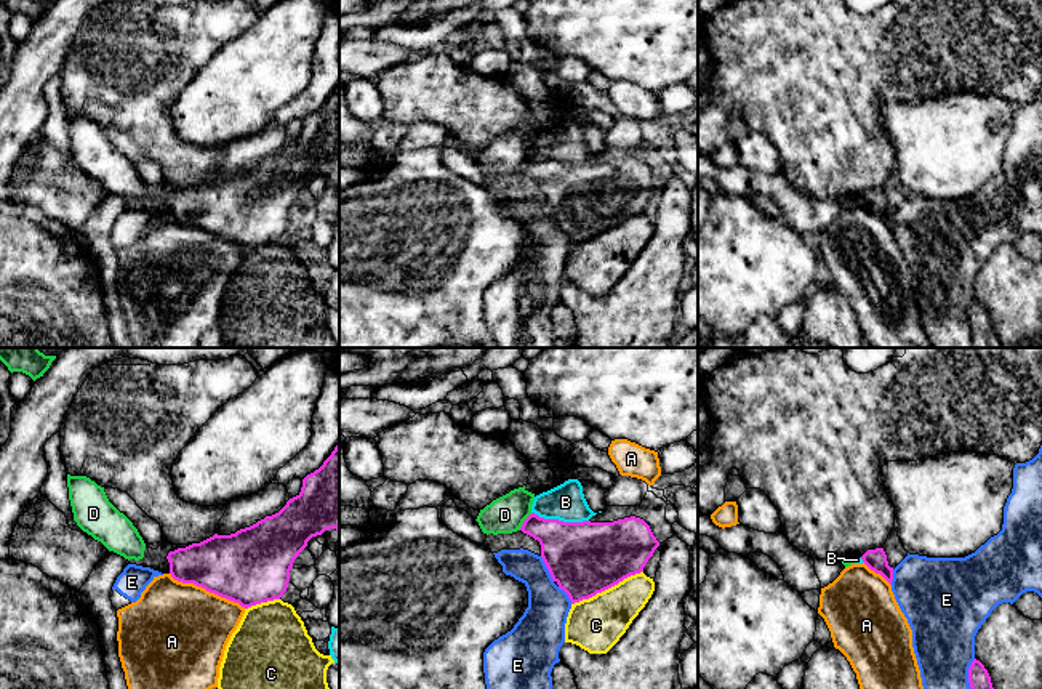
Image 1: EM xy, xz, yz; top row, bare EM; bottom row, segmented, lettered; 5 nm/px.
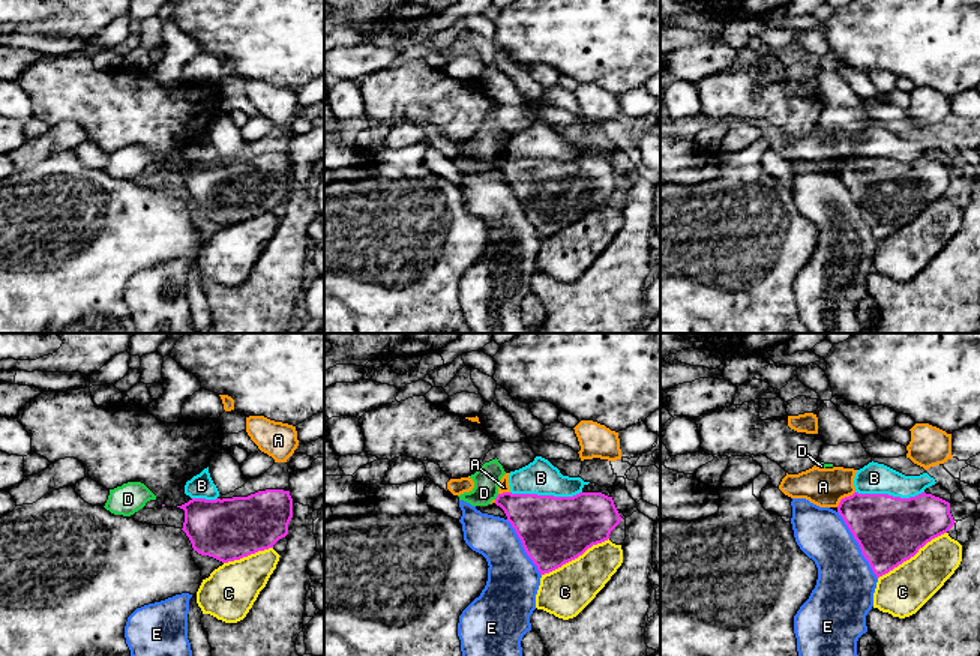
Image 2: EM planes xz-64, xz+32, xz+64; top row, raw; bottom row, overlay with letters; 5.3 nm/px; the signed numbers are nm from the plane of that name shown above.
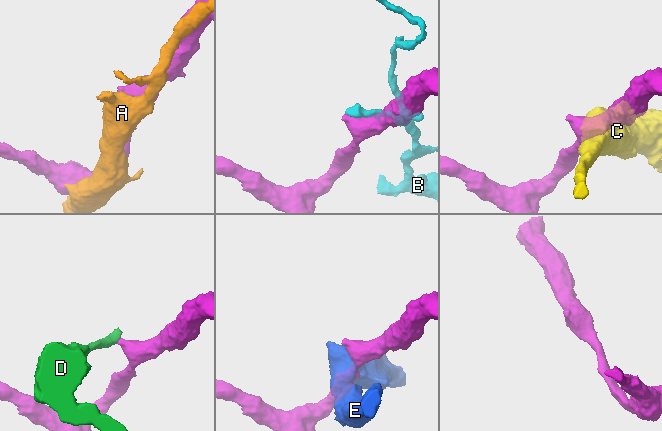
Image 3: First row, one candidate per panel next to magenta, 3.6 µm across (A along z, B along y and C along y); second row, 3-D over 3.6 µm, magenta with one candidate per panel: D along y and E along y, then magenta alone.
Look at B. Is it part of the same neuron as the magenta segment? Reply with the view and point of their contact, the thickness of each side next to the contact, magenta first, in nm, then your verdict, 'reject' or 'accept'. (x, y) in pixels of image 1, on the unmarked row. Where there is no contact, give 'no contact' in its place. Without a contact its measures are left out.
contact xz (561, 162); calibres 360 and 190 nm; reject

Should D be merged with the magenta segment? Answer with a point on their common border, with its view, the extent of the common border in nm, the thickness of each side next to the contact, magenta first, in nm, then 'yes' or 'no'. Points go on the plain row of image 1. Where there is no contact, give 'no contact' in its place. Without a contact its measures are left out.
xz (524, 162) | 110 nm | 260/190 nm | no

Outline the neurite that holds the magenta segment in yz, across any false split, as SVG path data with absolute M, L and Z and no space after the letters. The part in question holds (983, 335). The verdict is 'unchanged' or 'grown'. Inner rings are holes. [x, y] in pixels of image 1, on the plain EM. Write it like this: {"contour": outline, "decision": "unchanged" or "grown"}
{"contour": "M973 301L968 309L973 348L1004 348L992 328L991 317L980 301Z", "decision": "unchanged"}

